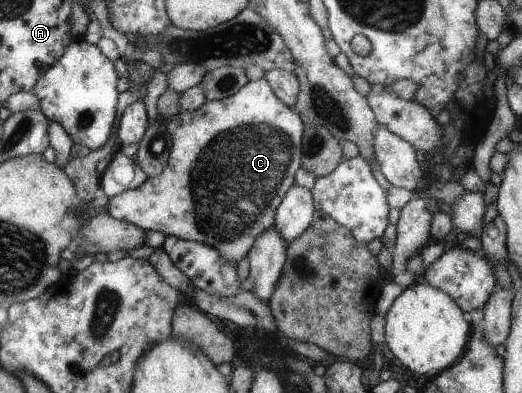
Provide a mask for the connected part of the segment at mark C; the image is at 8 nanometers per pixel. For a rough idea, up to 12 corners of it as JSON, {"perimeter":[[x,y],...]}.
{"perimeter":[[268,79],[167,121],[166,168],[106,213],[235,265],[295,184]]}

